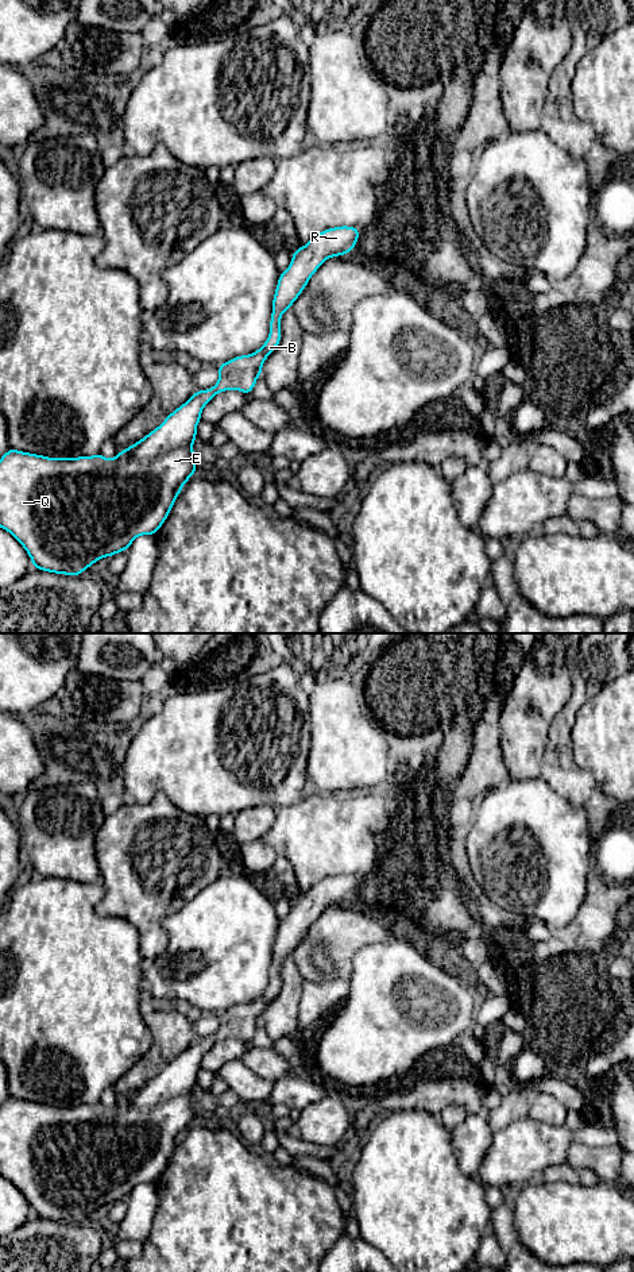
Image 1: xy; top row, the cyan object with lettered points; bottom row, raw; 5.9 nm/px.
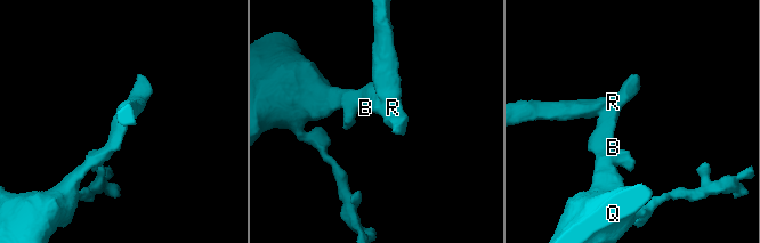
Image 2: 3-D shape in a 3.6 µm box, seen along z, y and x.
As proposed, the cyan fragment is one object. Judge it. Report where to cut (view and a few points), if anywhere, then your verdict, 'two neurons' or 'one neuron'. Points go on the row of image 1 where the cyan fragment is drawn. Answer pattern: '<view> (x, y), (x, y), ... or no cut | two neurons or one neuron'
no cut | one neuron

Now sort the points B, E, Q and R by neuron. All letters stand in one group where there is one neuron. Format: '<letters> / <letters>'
B E Q R

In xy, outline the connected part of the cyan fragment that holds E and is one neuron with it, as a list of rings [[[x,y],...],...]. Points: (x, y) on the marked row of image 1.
[[[348,226],[326,228],[312,238],[305,246],[293,251],[290,266],[279,274],[272,298],[270,335],[264,344],[250,355],[239,355],[217,366],[219,381],[206,390],[197,390],[185,404],[171,412],[163,423],[143,439],[120,451],[115,458],[101,454],[78,458],[49,458],[9,448],[0,459],[0,528],[8,531],[27,551],[32,567],[54,574],[80,577],[82,571],[98,559],[127,551],[132,541],[142,535],[156,535],[166,521],[183,485],[196,474],[197,460],[193,443],[197,439],[197,424],[201,421],[204,406],[224,390],[251,393],[256,379],[262,375],[266,358],[281,343],[281,319],[286,309],[299,297],[312,275],[332,257],[341,257],[352,251],[357,243],[360,230]]]

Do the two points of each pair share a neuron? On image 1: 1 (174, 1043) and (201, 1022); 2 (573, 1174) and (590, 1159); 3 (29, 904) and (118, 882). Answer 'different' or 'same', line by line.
1: different
2: different
3: different

